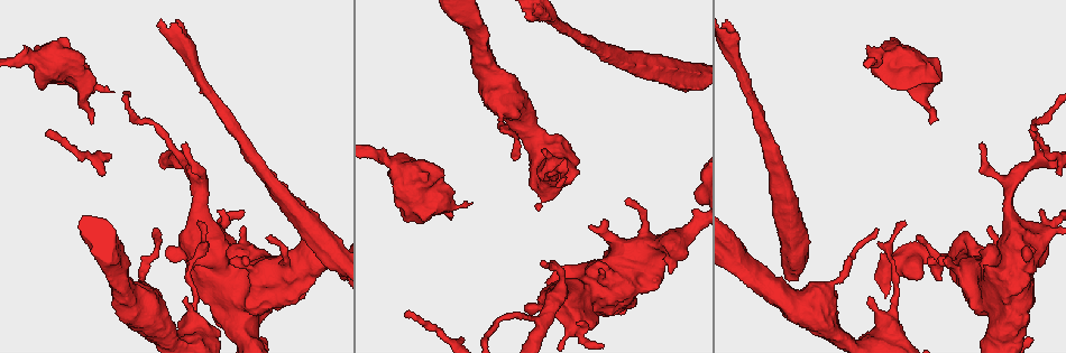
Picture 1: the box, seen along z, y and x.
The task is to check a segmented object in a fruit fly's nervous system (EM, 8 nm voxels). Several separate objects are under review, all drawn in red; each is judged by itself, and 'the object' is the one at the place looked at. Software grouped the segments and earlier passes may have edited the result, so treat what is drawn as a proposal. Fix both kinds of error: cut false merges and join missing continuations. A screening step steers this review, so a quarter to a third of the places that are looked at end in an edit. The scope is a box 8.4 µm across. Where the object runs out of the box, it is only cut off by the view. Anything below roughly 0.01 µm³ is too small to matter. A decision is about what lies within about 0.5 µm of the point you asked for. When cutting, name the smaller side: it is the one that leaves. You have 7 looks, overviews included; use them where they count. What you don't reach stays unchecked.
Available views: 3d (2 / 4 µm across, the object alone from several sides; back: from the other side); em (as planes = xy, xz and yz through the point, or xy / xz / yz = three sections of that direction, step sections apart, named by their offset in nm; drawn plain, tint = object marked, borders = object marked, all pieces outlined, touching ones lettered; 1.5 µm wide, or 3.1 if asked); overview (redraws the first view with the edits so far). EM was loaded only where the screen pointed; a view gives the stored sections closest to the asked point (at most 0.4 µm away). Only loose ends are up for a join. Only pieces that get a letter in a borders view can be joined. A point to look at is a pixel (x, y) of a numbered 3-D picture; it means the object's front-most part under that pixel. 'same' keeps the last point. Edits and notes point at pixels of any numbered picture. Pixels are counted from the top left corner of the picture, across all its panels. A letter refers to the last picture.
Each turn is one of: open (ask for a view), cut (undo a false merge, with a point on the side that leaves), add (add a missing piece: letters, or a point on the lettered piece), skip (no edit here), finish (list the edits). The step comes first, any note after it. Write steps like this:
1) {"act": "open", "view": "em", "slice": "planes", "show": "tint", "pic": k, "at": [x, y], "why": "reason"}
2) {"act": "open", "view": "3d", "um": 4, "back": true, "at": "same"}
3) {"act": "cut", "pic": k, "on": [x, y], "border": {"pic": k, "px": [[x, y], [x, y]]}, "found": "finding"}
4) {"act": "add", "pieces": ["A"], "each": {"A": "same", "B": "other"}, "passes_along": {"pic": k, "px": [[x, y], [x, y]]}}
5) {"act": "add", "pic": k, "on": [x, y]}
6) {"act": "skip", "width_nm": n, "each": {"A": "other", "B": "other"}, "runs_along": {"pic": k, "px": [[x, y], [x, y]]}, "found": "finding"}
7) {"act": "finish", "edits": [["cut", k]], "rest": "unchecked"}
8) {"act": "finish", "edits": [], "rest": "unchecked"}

{"act": "open", "view": "3d", "um": 4, "pic": 1, "at": [243, 254], "why": "sudden change in width"}

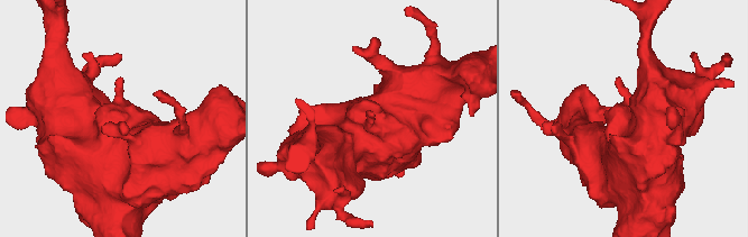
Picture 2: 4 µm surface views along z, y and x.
{"act": "open", "view": "em", "slice": "yz", "step": 8, "show": "borders", "pic": 2, "at": [120, 120]}

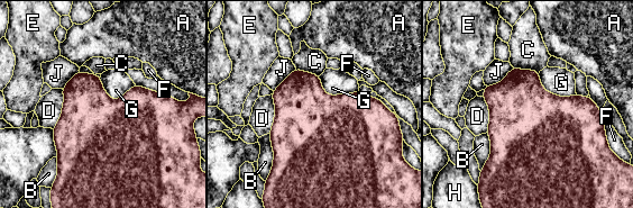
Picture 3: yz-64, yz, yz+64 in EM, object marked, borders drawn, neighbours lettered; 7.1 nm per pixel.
{"act": "open", "view": "em", "slice": "planes", "show": "borders", "at": "same"}

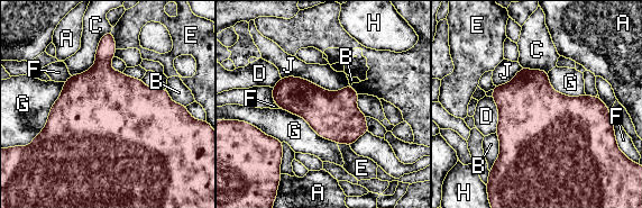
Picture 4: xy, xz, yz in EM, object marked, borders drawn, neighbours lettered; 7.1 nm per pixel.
{"act": "skip", "each": {"A": "other", "B": "other", "C": "other", "D": "other", "E": "other", "F": "other", "G": "other", "H": "other", "J": "other"}, "border": {"pic": 4, "px": [[281, 77], [328, 90], [349, 84]]}, "found": "continuous, no second cell"}

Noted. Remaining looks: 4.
{"act": "open", "view": "3d", "um": 4, "back": true, "pic": 1, "at": [979, 144], "why": "thin end"}

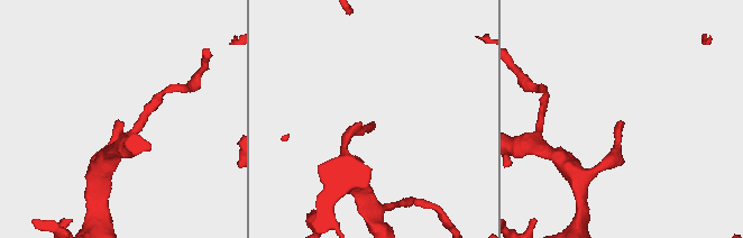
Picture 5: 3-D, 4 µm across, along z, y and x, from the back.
{"act": "open", "view": "em", "slice": "planes", "show": "plain", "pic": 5, "at": [124, 122]}

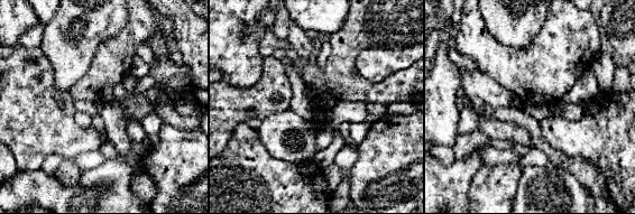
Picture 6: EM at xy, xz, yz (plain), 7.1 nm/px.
{"act": "open", "view": "em", "slice": "planes", "show": "borders", "at": "same"}

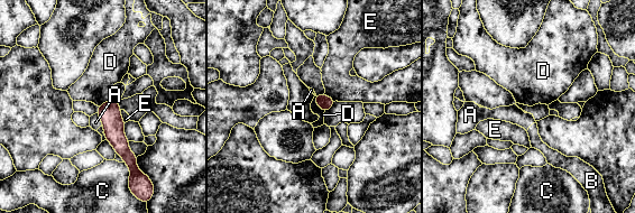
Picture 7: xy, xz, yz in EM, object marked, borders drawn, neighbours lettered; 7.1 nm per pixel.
{"act": "skip", "each": {"A": "other", "B": "other", "C": "other", "D": "other", "E": "other"}, "runs_along": {"pic": 7, "px": [[111, 102], [113, 132], [131, 165]]}, "found": "no lettered piece goes on from it"}

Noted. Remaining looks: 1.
{"act": "open", "view": "em", "slice": "yz", "step": 8, "show": "borders", "pic": 1, "at": [1036, 133], "why": "tapers out"}

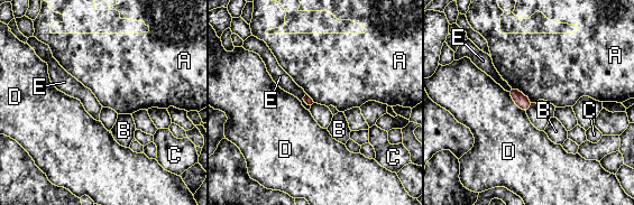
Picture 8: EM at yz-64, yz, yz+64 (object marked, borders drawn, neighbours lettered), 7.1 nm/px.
{"act": "skip", "each": {"A": "other", "B": "other", "C": "other", "D": "other", "E": "other"}, "border": {"pic": 8, "px": [[511, 86], [520, 90], [533, 102]]}, "found": "none of them fits"}

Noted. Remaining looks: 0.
{"act": "finish", "edits": [], "rest": "unchecked"}

